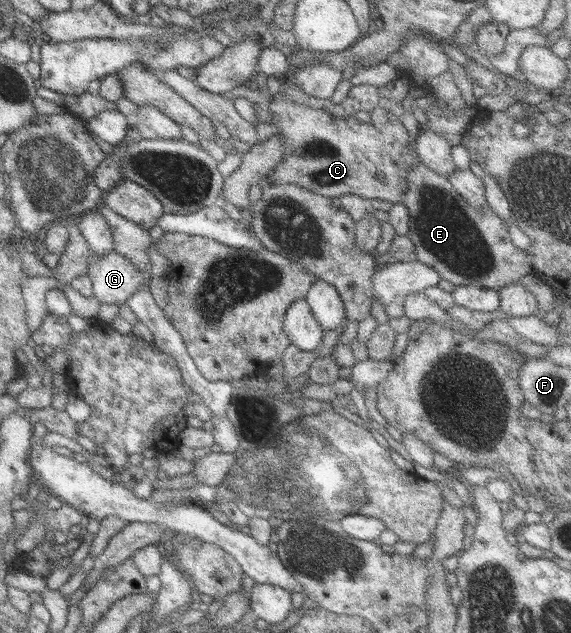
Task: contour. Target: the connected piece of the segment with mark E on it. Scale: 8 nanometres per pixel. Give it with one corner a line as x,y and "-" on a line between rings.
421,164
408,168
406,181
408,187
400,203
407,207
410,214
407,235
415,245
418,261
431,265
443,280
448,280
455,286
472,284
498,291
506,284
517,283
523,276
534,273
526,251
518,249
511,242
509,225
487,204
480,210
475,210
457,194
448,178
439,176
437,172

